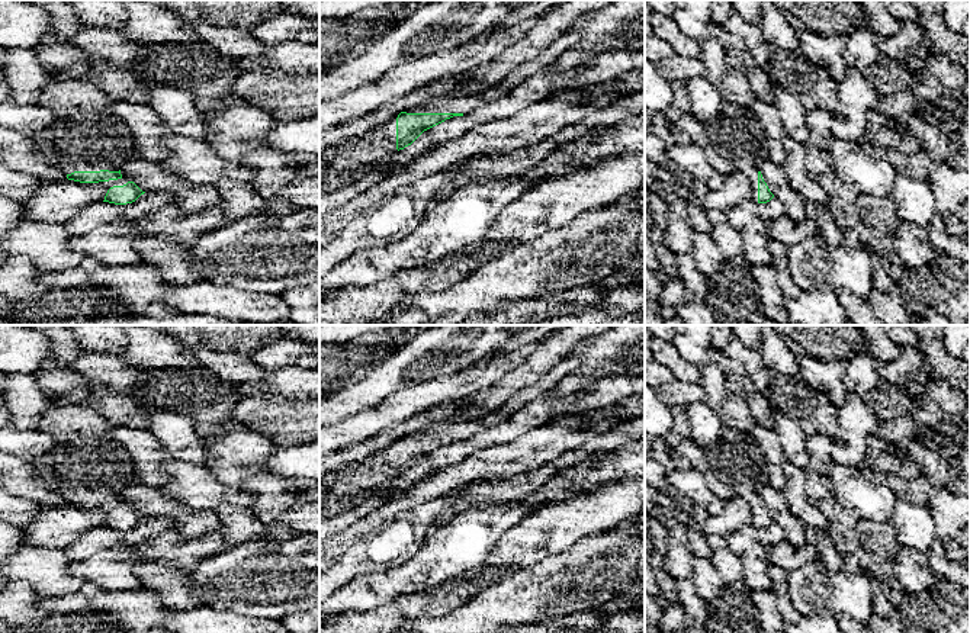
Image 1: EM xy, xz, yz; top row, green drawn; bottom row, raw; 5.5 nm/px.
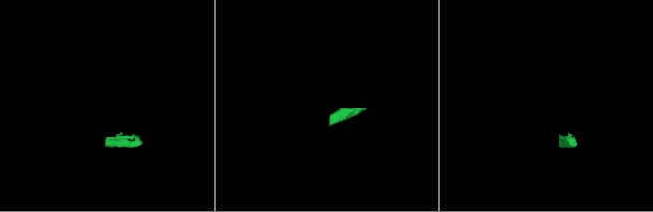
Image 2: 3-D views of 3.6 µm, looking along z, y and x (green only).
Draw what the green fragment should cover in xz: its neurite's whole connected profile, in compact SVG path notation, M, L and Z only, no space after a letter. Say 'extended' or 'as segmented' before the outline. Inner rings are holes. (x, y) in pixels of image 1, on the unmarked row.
extended; M504 405L482 417L447 424L437 431L421 430L359 462L347 460L343 450L319 457L319 510L389 485L424 456L478 434L501 412Z

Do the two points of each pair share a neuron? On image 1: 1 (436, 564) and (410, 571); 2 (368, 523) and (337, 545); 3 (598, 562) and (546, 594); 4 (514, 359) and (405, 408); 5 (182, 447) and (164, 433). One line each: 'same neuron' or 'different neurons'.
1: same neuron
2: same neuron
3: same neuron
4: same neuron
5: same neuron

